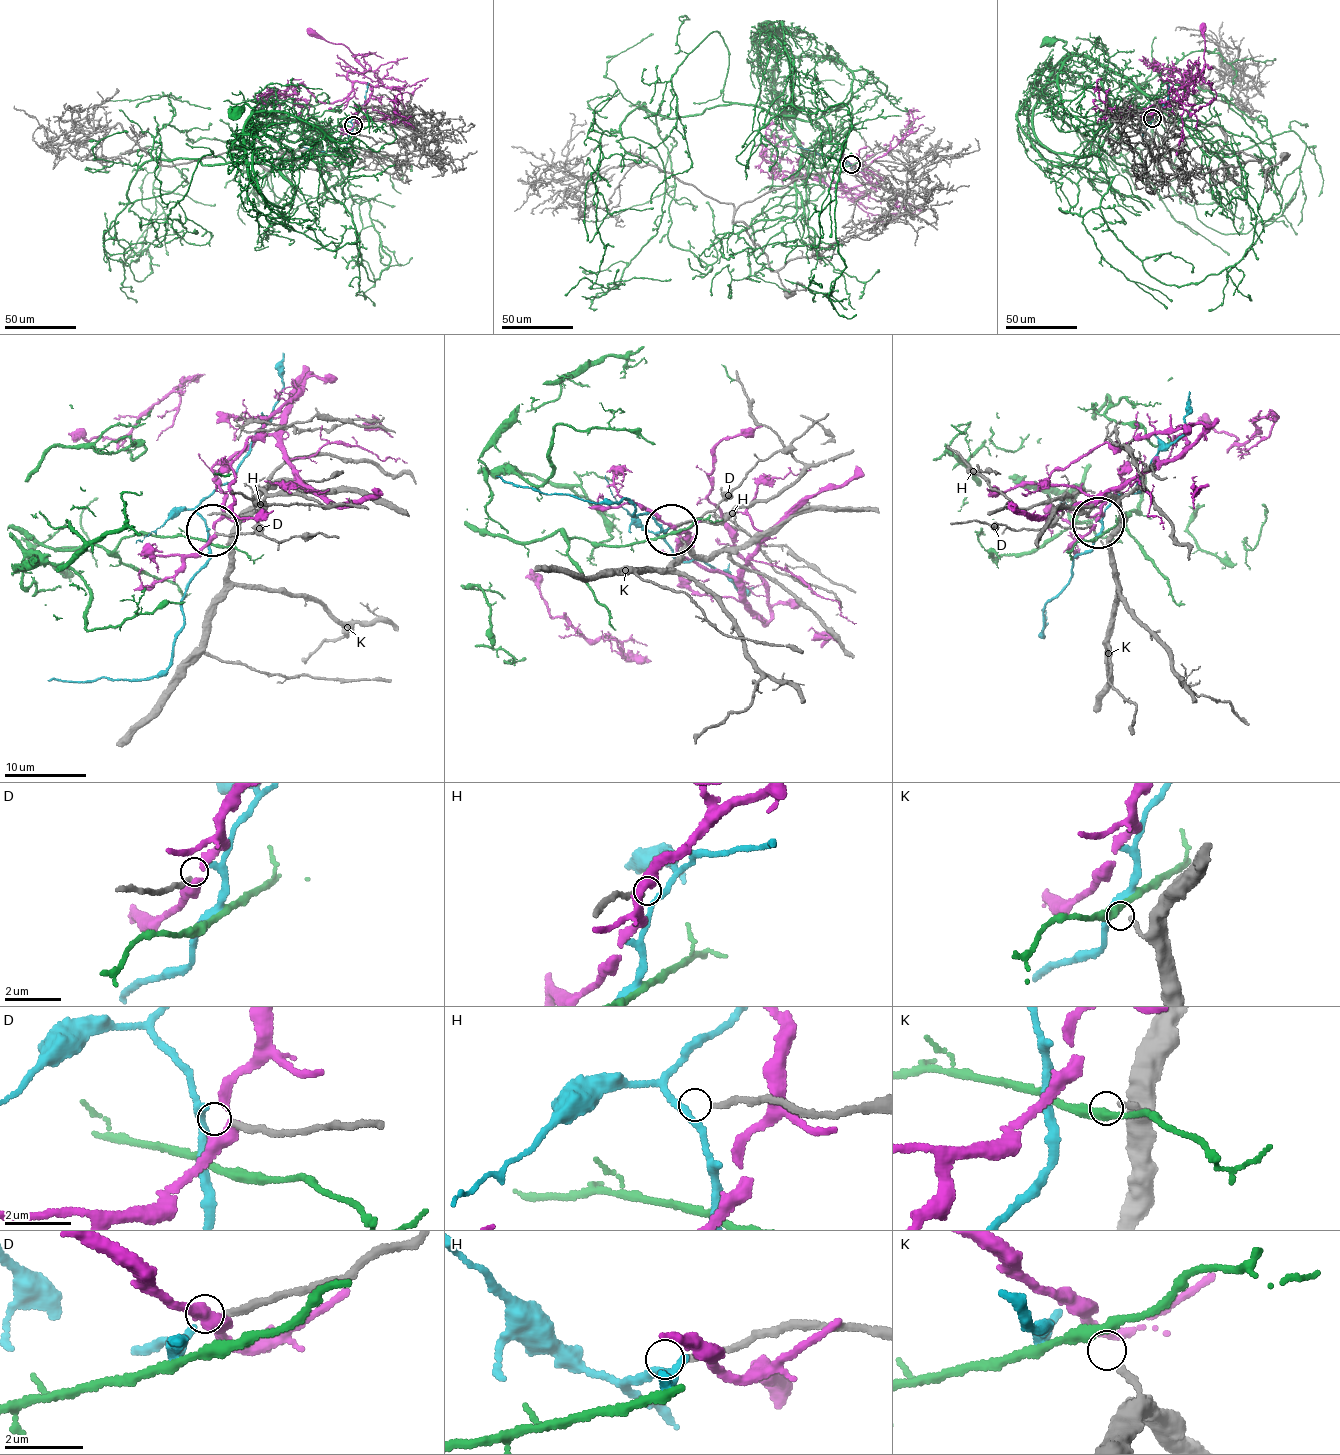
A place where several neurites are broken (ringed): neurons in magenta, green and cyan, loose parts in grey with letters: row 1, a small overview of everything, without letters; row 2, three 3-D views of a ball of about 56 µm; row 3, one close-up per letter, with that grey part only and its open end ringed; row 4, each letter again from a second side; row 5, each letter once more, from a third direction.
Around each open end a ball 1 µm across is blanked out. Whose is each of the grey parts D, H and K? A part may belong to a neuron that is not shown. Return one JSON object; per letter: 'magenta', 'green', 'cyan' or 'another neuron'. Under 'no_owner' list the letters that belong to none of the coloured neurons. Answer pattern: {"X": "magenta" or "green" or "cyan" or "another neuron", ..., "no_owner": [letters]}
{"D": "cyan", "H": "another neuron", "K": "another neuron", "no_owner": ["H", "K"]}

